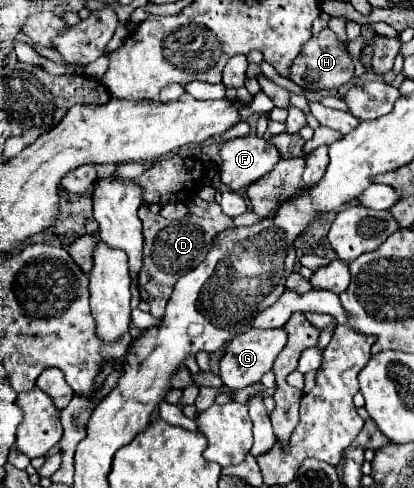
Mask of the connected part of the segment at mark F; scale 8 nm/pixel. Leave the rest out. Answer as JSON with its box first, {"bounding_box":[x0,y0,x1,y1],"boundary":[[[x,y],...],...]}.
{"bounding_box":[221,135,281,191],"boundary":[[[245,135],[221,143],[221,181],[233,191],[255,183],[281,159],[277,149],[257,135]]]}

